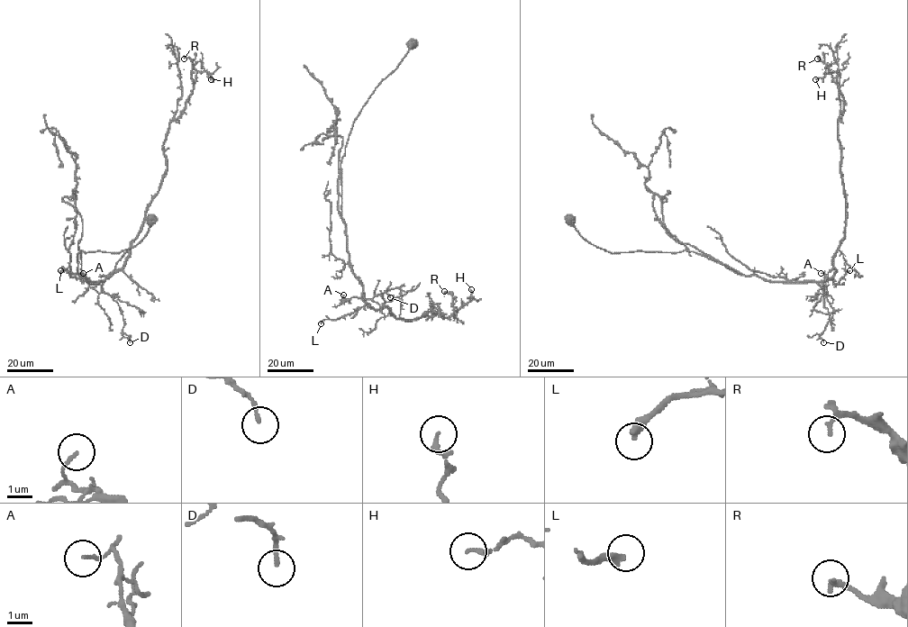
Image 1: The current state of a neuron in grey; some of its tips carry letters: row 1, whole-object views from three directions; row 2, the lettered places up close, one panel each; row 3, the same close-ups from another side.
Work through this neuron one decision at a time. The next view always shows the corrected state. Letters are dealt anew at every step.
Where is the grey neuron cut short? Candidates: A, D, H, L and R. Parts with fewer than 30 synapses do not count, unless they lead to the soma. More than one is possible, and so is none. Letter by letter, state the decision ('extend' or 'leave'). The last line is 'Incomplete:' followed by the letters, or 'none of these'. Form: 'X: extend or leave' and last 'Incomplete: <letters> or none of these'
A: leave
D: leave
H: leave
L: leave
R: leave
Incomplete: none of these

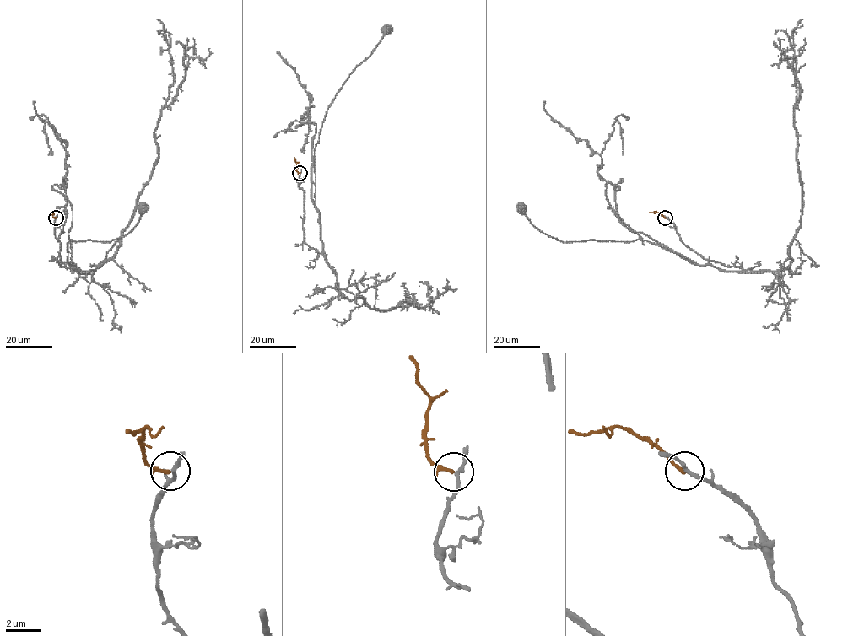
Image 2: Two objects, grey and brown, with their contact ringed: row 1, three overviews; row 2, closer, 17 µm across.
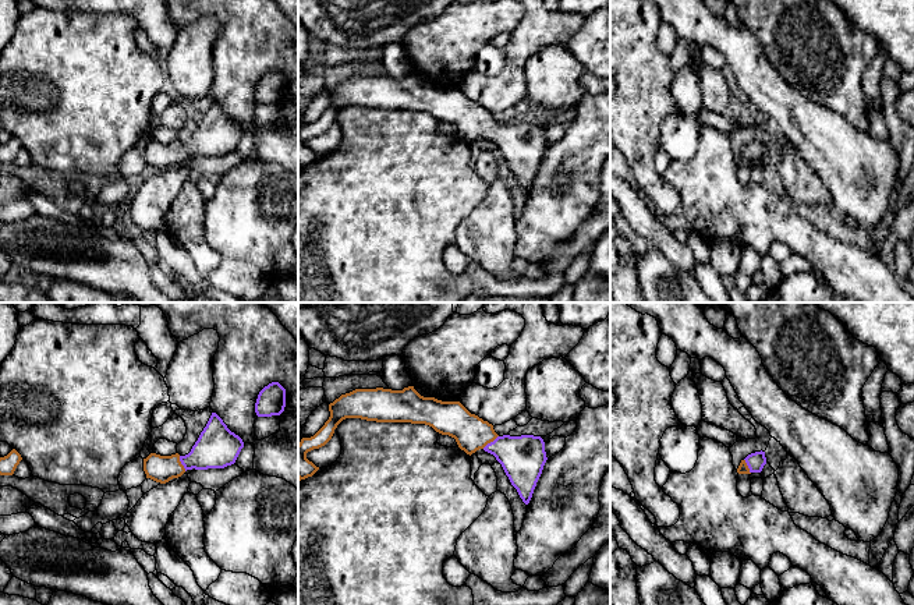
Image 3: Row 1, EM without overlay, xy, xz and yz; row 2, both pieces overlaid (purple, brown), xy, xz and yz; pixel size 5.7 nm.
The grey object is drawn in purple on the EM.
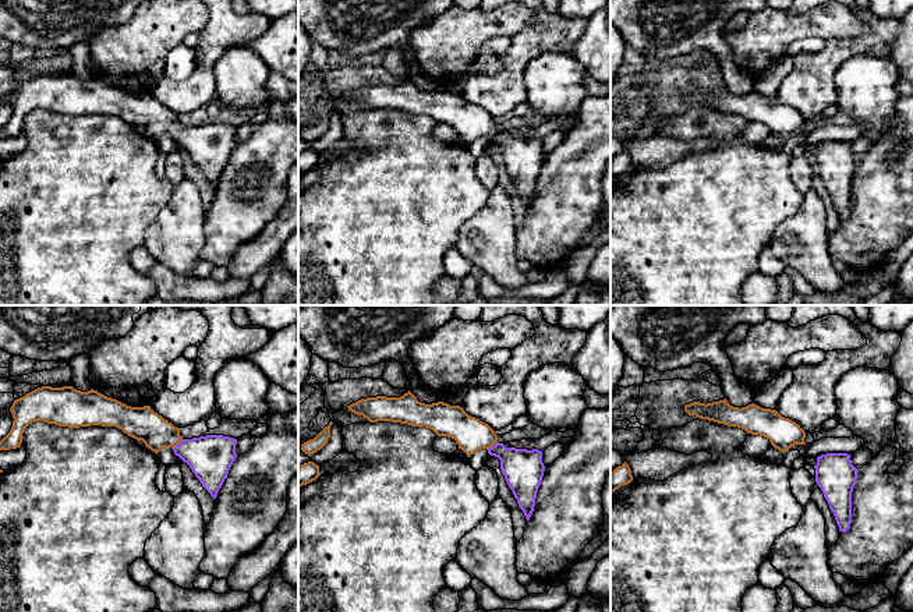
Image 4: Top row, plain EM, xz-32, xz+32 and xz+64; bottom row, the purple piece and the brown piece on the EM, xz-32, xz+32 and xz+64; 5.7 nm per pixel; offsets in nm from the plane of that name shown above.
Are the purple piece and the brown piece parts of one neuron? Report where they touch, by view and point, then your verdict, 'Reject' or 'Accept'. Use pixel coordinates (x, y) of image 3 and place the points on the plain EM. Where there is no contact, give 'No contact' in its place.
Touches purple at xz (491, 130). Accept

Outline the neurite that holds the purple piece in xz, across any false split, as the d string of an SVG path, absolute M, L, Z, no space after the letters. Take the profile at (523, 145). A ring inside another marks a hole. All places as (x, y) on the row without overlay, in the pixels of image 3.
M414 74L403 78L355 77L330 91L329 99L330 105L325 113L313 124L302 125L298 131L300 169L312 164L319 158L307 146L307 141L325 134L346 106L425 112L442 123L454 125L458 135L470 144L483 137L502 152L525 192L529 191L548 148L541 124L499 124L492 112L471 102L460 89L424 85Z

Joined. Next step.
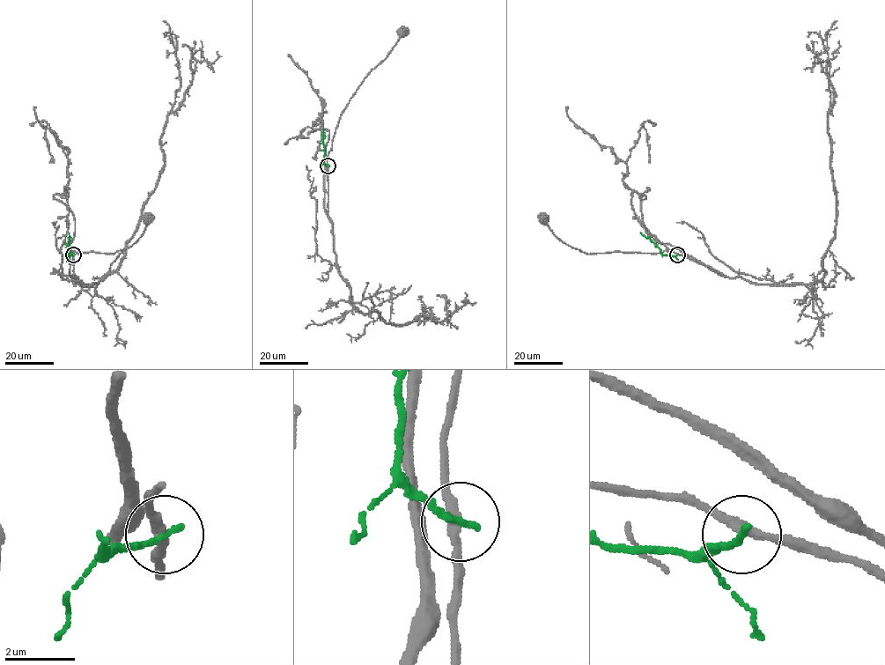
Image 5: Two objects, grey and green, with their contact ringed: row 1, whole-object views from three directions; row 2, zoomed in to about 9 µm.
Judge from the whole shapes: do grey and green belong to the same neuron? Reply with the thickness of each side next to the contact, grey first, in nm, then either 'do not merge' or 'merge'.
280/200 nm | do not merge

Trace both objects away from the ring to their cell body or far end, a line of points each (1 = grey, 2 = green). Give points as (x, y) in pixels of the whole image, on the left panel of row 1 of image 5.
1: (73, 254), (73, 251), (113, 254), (129, 247), (143, 233), (148, 219)
2: (73, 254), (69, 255), (69, 232)

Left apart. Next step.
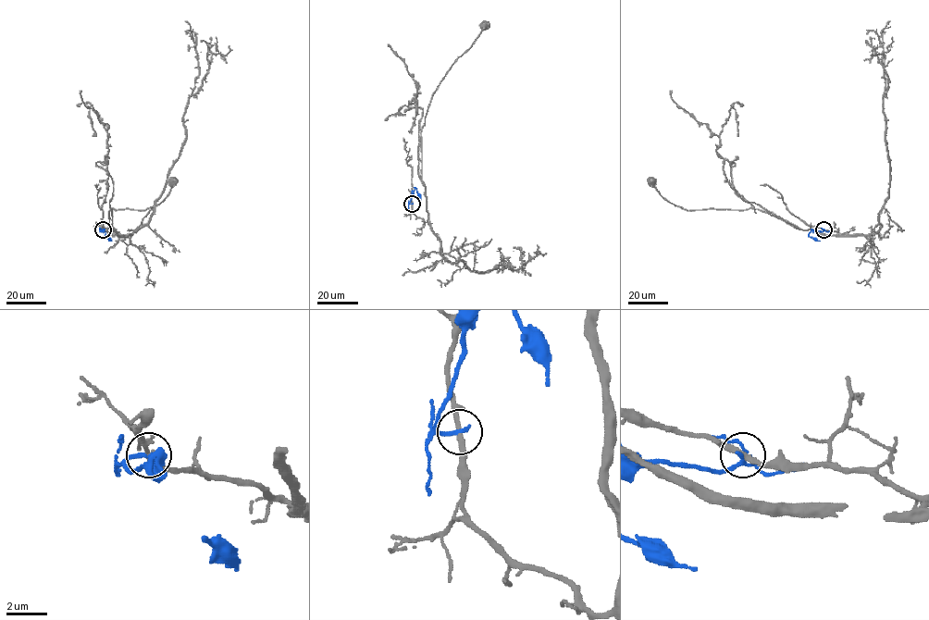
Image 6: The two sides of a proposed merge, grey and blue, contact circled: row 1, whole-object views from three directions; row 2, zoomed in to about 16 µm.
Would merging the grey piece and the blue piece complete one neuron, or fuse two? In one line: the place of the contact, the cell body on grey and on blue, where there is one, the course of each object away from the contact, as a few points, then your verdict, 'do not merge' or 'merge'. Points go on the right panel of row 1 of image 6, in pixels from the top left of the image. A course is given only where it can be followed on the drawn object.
place (823, 229); soma grey (651, 181); soma blue none; course grey (823, 229), (841, 234), (823, 235), (812, 229), (802, 229), (756, 208), (687, 210), (665, 200), (652, 182); course blue (823, 229), (813, 230), (809, 234), (820, 241); do not merge

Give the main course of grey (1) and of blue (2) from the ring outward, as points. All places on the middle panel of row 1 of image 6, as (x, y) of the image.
1: (412, 204), (412, 212), (427, 221), (426, 186), (421, 179), (421, 128), (433, 93), (484, 26)
2: (412, 204), (409, 203), (414, 188), (420, 199)

